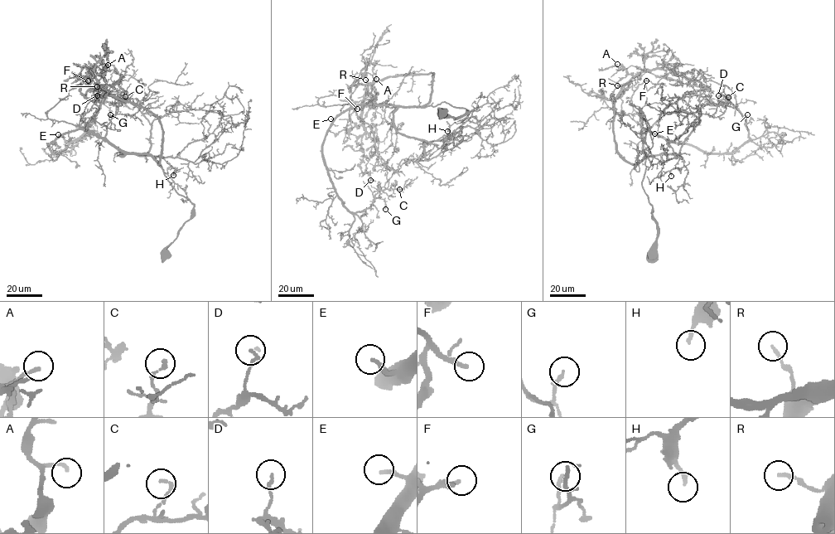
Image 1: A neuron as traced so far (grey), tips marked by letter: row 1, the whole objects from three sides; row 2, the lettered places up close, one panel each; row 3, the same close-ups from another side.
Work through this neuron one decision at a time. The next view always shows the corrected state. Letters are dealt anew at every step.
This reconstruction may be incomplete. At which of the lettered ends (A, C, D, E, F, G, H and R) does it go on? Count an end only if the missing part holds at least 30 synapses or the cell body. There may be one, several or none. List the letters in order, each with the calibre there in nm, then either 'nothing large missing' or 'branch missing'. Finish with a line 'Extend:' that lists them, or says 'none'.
A: 160 nm thick; nothing large missing
C: 150 nm thick; nothing large missing
D: 150 nm thick; nothing large missing
E: 190 nm thick; branch missing
F: 220 nm thick; branch missing
G: 160 nm thick; nothing large missing
H: 180 nm thick; nothing large missing
R: 160 nm thick; nothing large missing
Extend: E, F

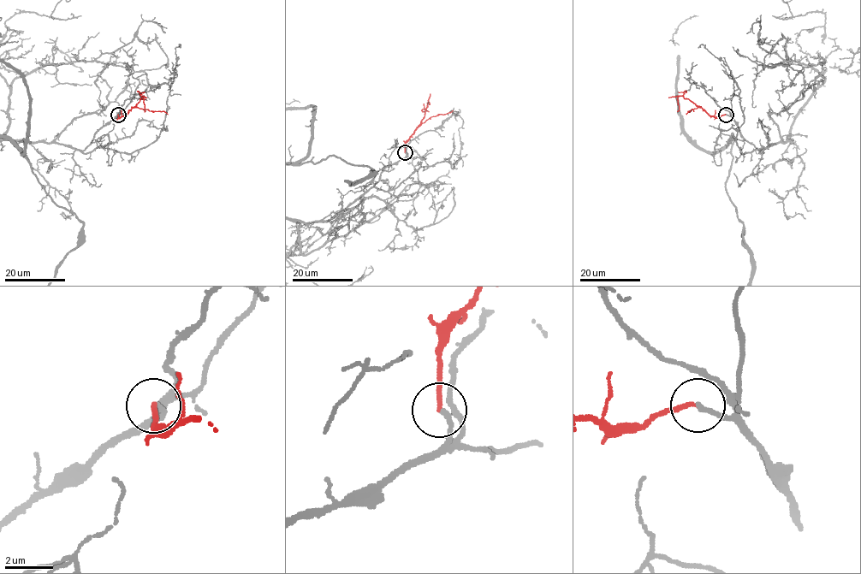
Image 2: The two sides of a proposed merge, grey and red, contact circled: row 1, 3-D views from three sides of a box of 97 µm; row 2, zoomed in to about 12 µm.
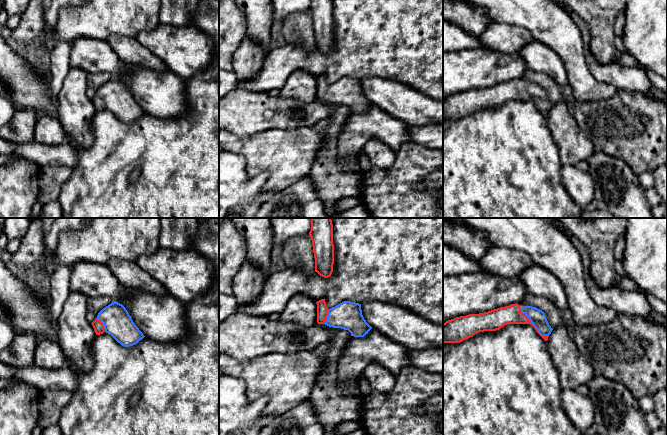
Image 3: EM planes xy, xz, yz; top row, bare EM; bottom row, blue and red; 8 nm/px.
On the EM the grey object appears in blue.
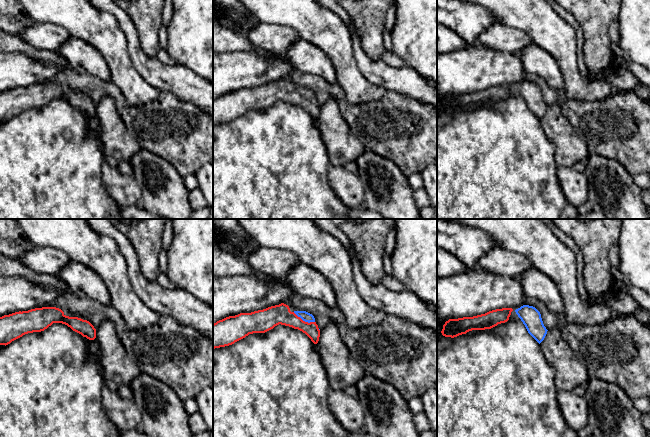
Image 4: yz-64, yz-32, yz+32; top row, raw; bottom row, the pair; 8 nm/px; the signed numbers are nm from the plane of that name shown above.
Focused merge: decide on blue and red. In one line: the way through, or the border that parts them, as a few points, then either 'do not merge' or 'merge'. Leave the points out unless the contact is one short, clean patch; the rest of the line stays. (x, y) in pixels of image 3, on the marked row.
way yz (537, 317), (537, 321), (533, 325), (525, 316), (511, 314); merge

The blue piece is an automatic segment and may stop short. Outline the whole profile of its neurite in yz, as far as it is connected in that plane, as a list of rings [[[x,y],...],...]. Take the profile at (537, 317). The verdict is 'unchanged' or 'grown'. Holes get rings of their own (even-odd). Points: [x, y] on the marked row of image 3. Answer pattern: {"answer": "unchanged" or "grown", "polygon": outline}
{"answer": "grown", "polygon": [[[511,304],[446,321],[443,323],[443,344],[460,343],[479,332],[496,331],[507,324],[530,324],[545,341],[553,330],[542,310],[532,306],[521,308],[518,304]]]}

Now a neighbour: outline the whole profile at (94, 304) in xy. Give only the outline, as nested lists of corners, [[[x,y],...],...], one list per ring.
[[[106,296],[102,297],[88,297],[87,300],[87,319],[90,323],[92,323],[96,318],[98,313],[113,303],[114,301]]]

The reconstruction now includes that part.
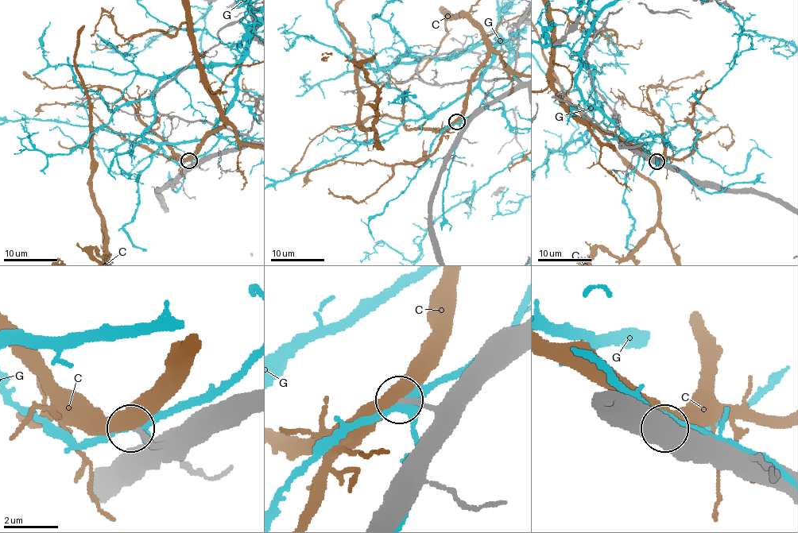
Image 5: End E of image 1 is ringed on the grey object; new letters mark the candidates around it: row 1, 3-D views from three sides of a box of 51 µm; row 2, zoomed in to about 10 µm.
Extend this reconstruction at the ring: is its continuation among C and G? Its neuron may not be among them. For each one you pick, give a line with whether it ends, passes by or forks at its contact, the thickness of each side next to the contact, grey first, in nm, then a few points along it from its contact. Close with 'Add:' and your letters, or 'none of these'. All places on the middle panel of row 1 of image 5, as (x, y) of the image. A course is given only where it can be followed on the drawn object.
Add: none of these

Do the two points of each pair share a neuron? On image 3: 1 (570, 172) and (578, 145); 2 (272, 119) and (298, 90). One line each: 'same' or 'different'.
1: different
2: different

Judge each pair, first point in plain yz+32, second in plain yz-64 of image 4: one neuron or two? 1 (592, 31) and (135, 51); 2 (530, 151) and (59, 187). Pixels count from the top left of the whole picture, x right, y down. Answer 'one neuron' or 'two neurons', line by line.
1: two neurons
2: one neuron

